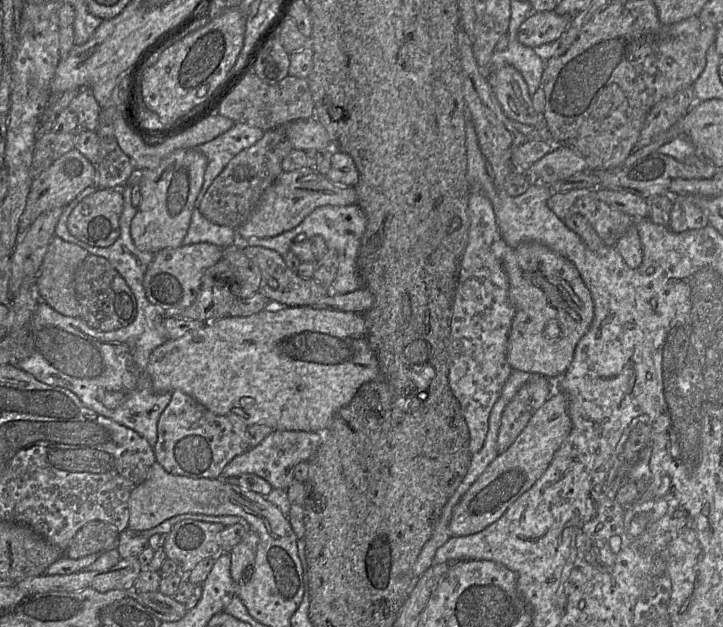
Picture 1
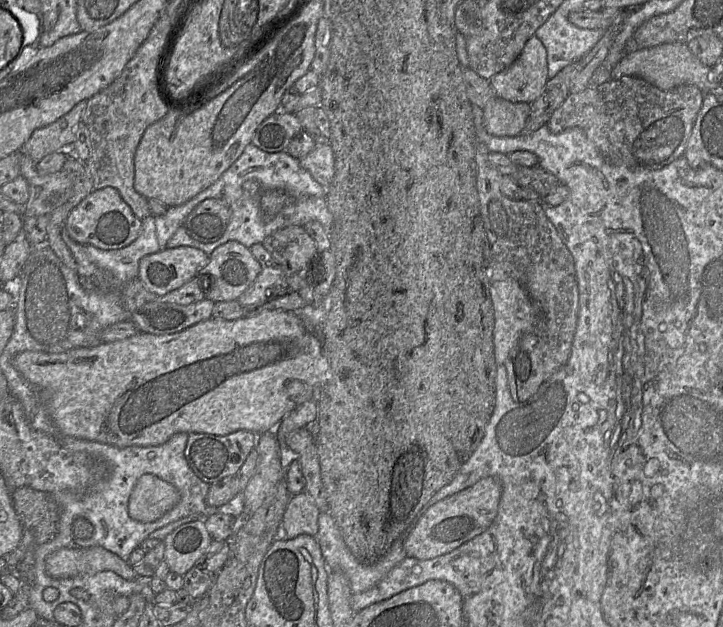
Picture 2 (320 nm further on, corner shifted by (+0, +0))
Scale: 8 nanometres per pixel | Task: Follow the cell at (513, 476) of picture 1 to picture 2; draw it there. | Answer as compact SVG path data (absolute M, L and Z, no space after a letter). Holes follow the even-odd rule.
M485 477L437 502L422 512L404 535L404 550L407 557L419 560L432 559L447 554L482 534L496 519L501 496L501 482L494 477Z

